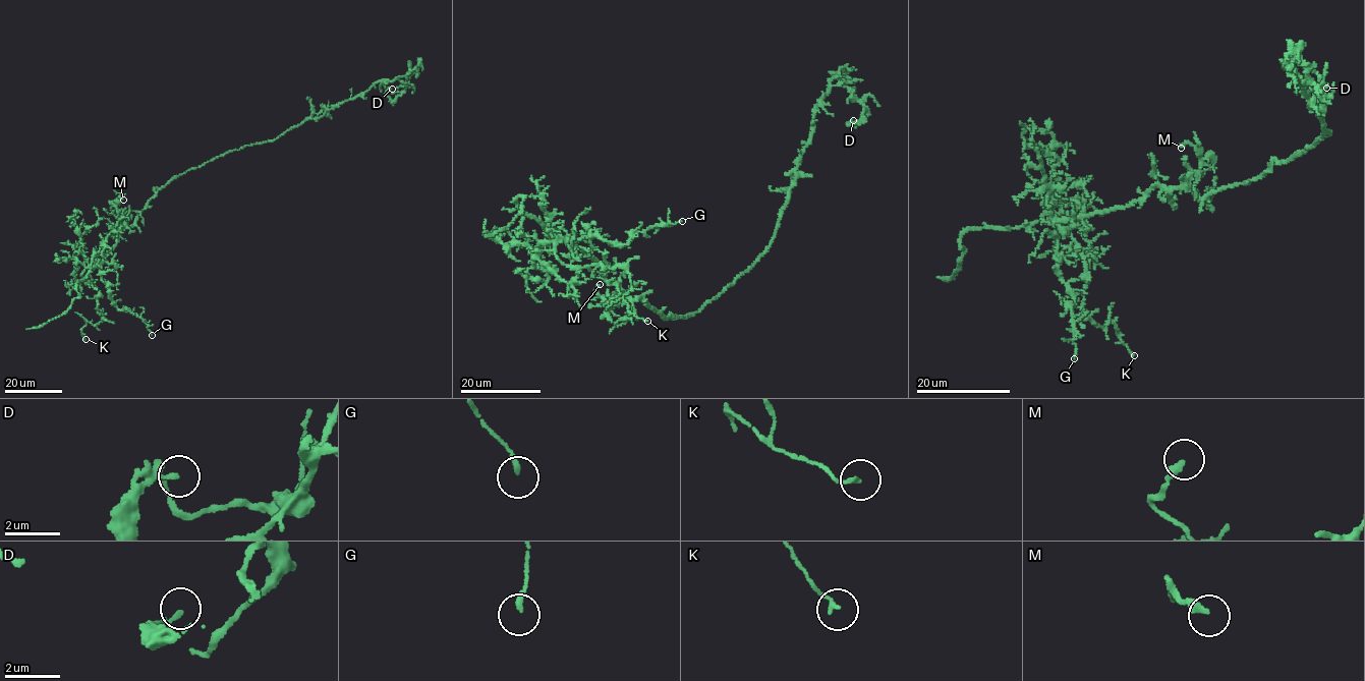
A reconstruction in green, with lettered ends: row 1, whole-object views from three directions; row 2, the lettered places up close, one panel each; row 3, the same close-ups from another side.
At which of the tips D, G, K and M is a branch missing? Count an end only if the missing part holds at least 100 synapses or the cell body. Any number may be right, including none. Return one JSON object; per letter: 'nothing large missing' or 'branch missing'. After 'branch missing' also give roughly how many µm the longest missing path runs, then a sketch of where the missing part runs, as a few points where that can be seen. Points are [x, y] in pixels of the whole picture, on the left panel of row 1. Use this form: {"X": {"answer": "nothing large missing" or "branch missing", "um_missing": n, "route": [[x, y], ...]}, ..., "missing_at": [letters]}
{"D": {"answer": "nothing large missing"}, "G": {"answer": "nothing large missing"}, "K": {"answer": "nothing large missing"}, "M": {"answer": "nothing large missing"}, "missing_at": []}

